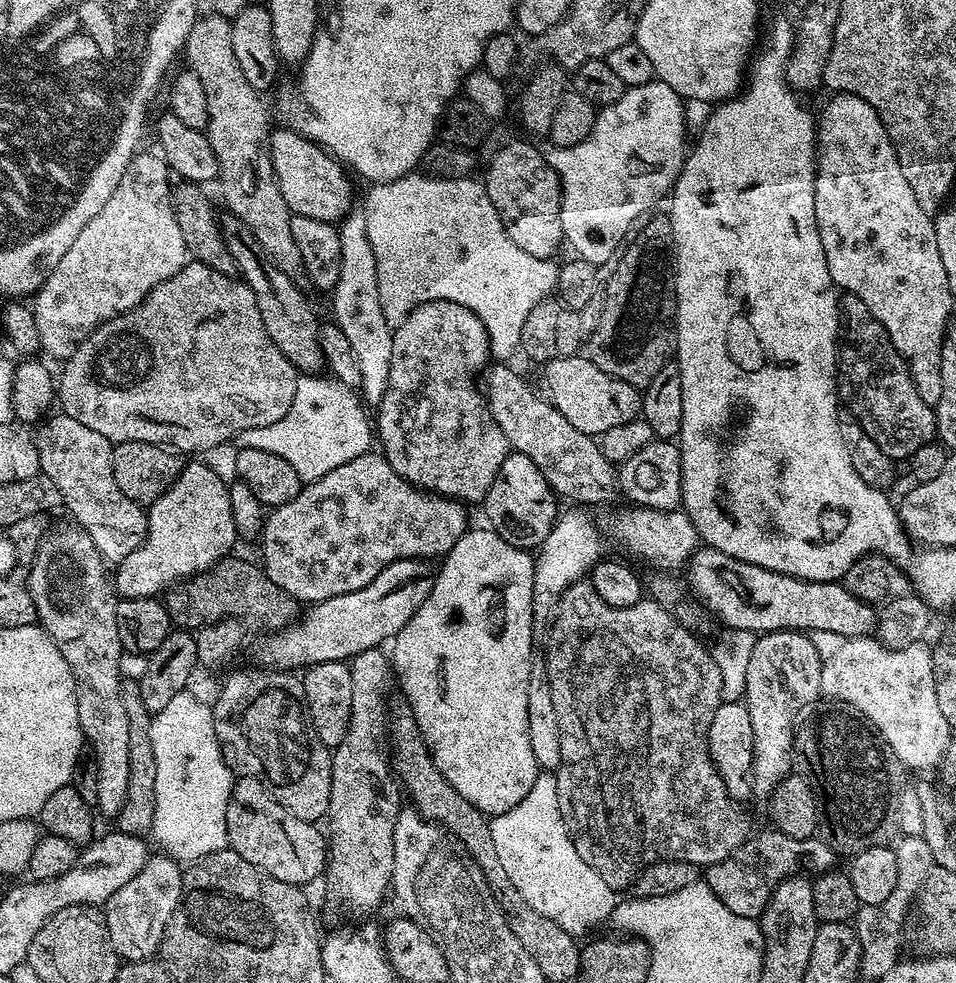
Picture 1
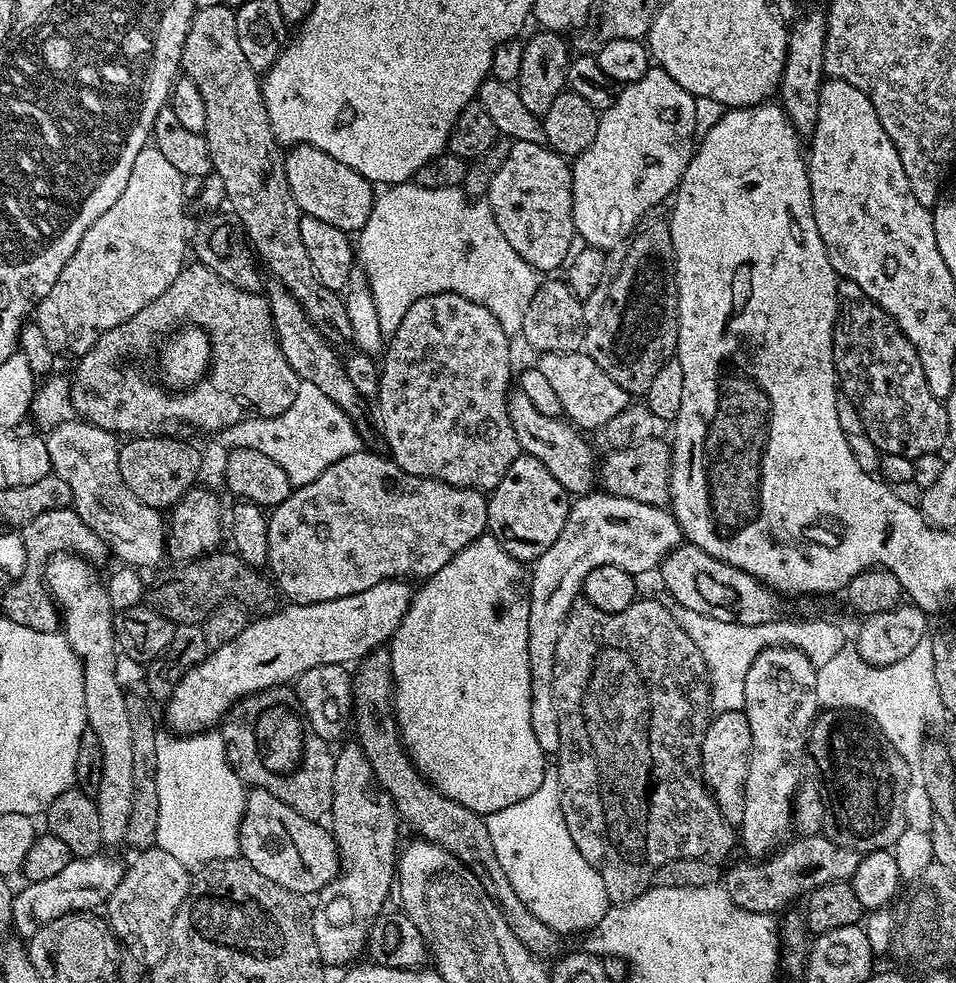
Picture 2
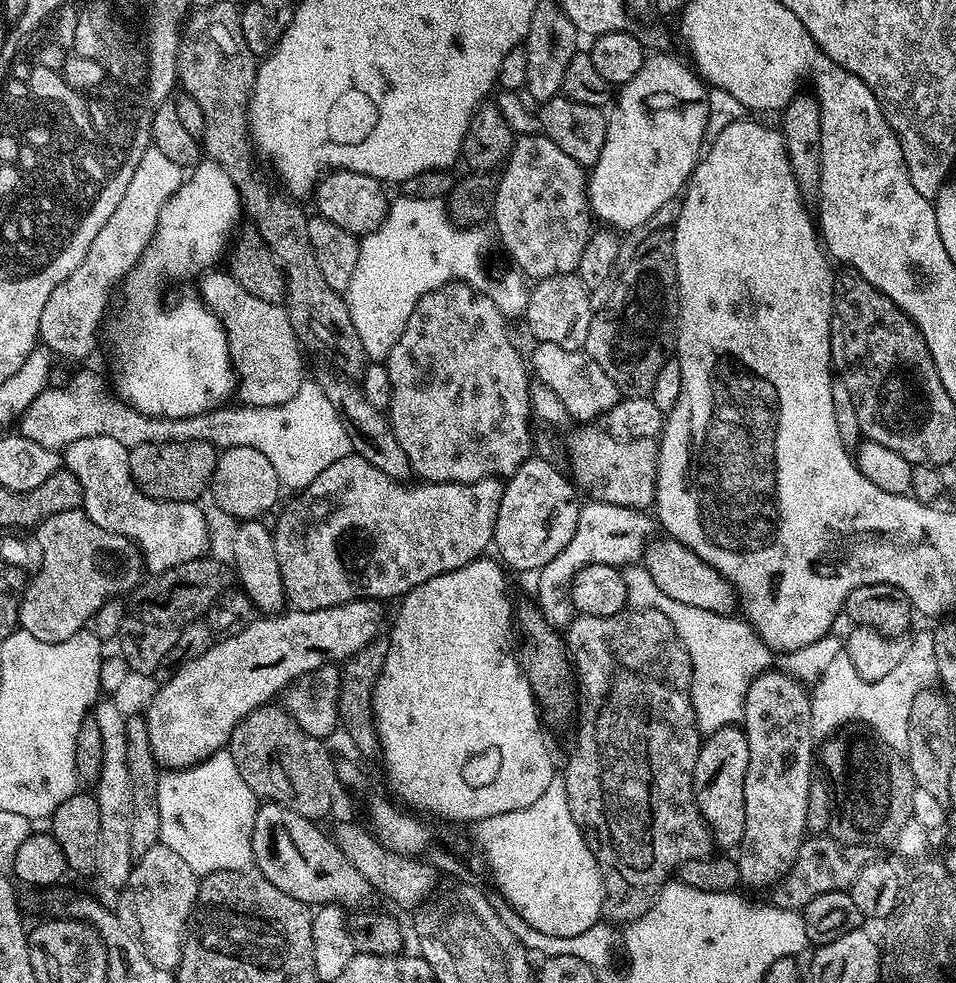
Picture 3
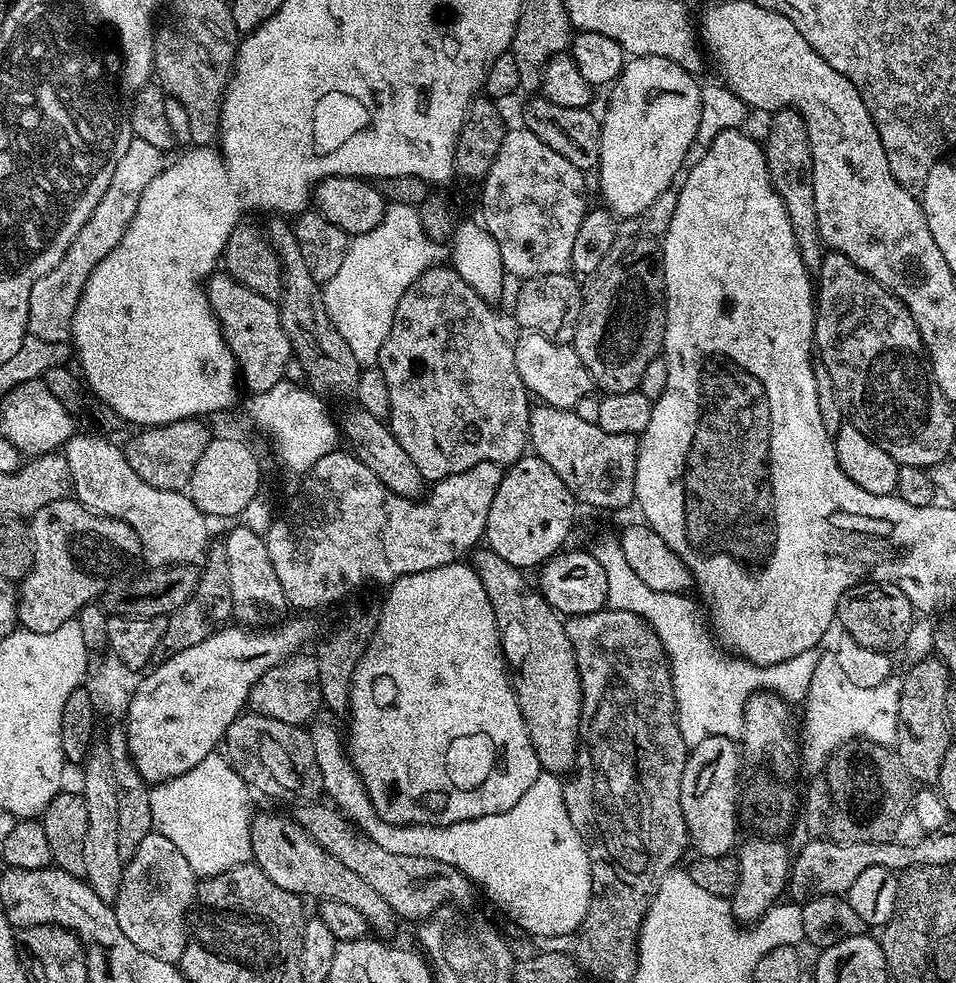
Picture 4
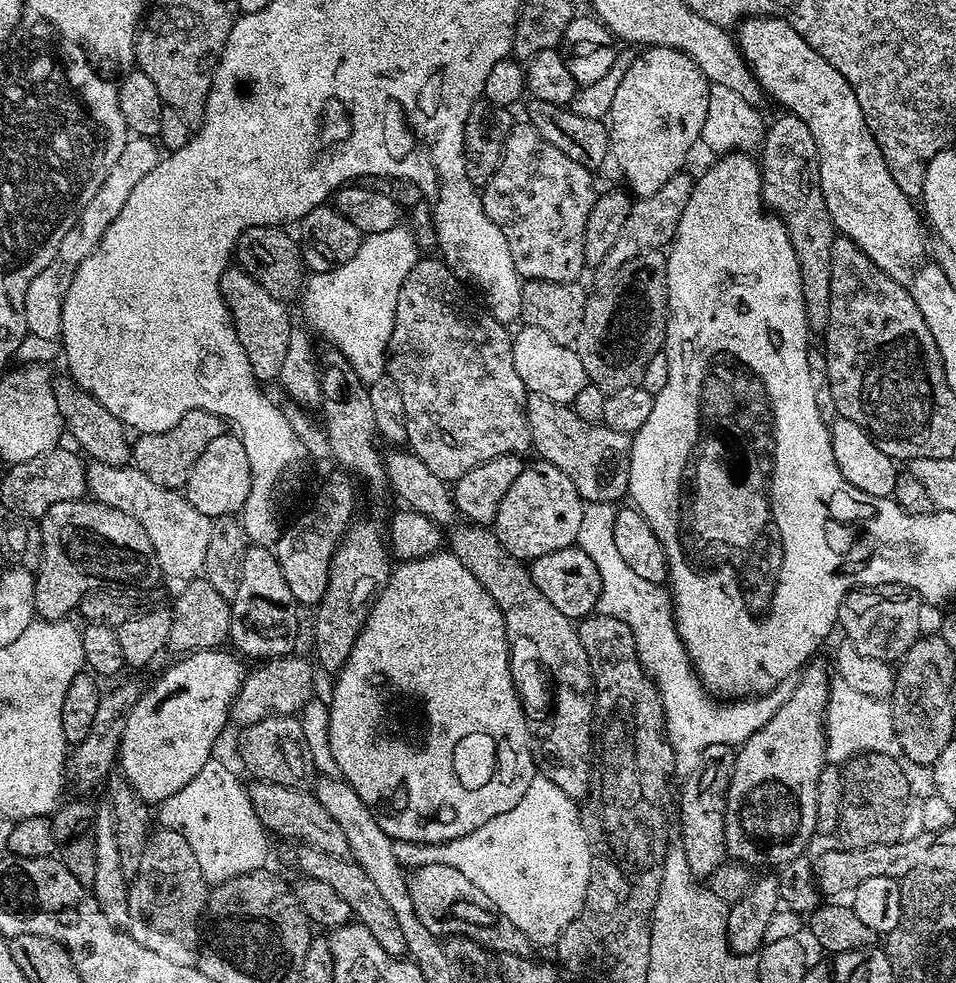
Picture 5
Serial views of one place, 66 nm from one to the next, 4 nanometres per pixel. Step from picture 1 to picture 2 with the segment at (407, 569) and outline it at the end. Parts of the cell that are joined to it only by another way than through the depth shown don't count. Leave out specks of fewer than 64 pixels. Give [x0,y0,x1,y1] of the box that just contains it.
[166,578,414,734]

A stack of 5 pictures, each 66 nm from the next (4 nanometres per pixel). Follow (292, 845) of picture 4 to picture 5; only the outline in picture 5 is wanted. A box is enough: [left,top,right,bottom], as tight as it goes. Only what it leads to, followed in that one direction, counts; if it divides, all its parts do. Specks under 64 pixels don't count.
[296,846,408,957]

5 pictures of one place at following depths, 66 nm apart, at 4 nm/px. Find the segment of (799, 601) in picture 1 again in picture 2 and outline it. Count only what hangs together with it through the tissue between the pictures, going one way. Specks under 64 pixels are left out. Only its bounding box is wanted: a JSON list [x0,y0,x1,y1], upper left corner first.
[659,542,777,626]

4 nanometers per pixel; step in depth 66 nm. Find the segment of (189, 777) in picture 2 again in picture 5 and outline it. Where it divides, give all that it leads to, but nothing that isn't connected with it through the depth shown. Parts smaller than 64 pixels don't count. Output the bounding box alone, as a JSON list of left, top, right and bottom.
[158,758,270,886]

